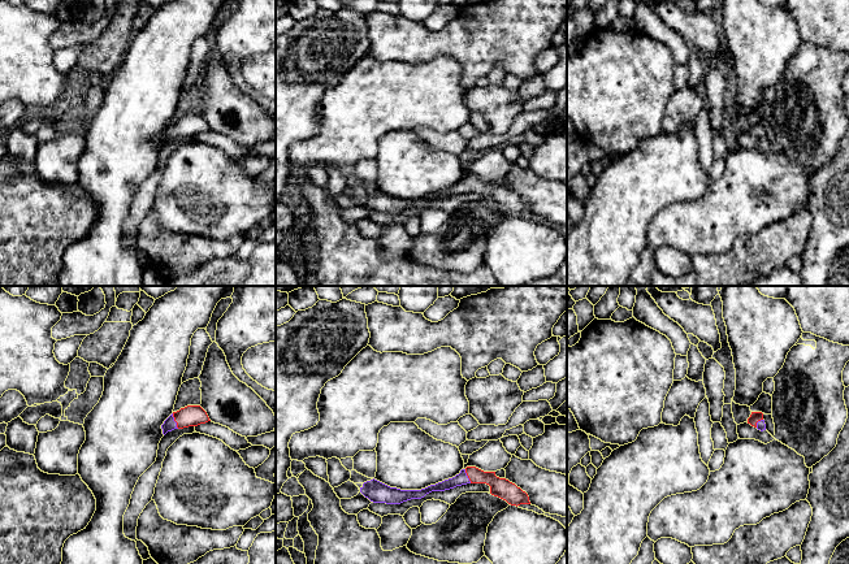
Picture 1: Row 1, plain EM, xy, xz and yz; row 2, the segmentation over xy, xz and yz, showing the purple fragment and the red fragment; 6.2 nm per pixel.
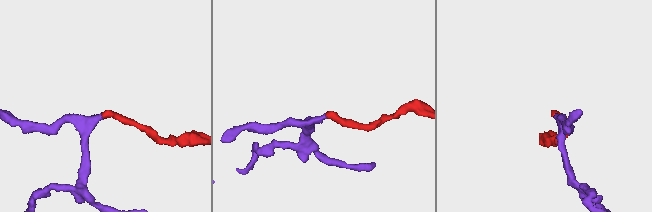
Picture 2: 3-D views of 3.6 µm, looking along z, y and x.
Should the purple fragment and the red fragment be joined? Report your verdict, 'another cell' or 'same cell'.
same cell

